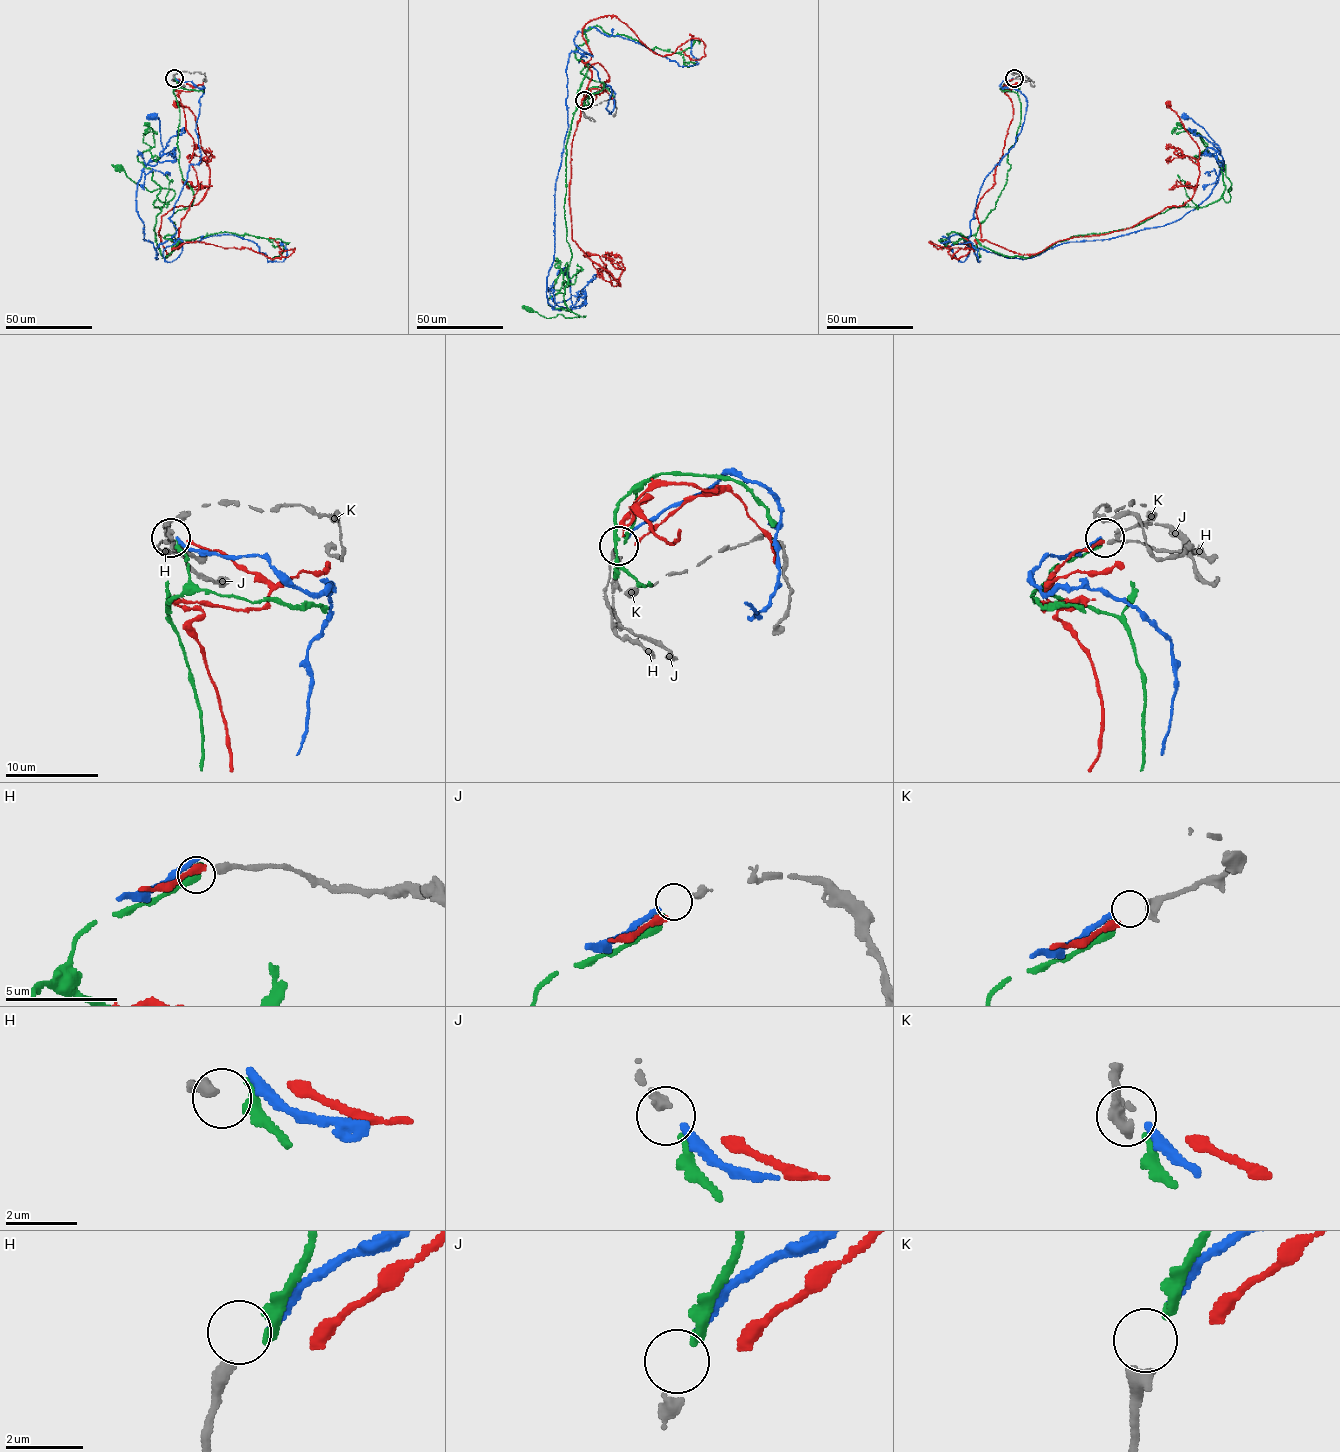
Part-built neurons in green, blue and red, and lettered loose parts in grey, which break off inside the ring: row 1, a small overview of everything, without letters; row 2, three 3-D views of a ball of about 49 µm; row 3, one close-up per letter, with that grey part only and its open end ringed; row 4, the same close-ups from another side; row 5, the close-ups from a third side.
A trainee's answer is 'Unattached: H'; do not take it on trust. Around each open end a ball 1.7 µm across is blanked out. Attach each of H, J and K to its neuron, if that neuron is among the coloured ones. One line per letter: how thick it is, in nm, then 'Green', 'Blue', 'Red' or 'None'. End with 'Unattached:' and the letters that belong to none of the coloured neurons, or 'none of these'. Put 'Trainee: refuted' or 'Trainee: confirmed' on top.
Trainee: confirmed
H: Thickness 360 nm. None
J: Thickness 280 nm. Blue
K: Thickness 420 nm. Green
Unattached: H

